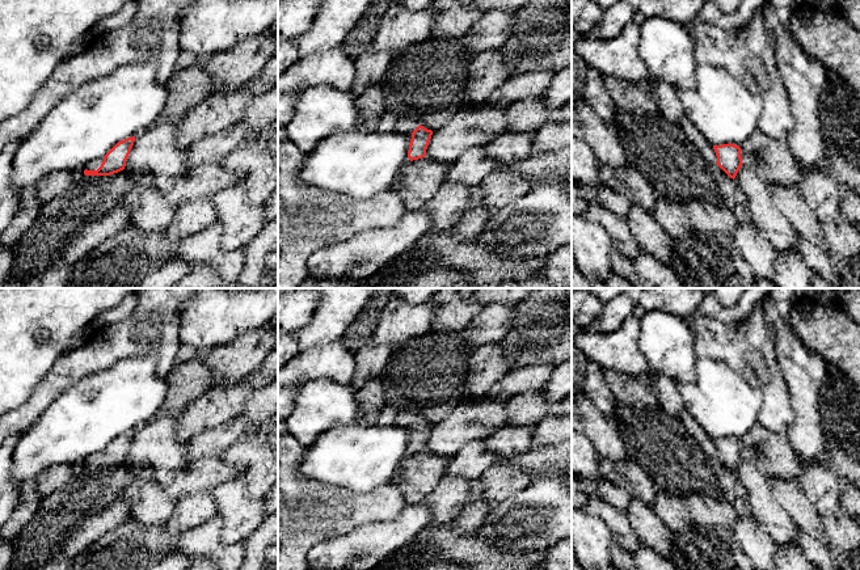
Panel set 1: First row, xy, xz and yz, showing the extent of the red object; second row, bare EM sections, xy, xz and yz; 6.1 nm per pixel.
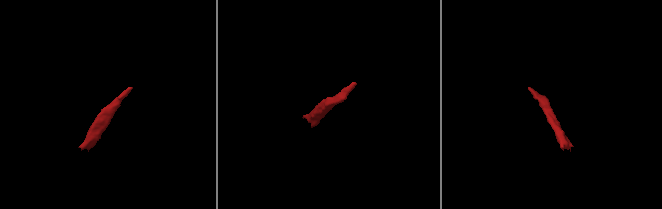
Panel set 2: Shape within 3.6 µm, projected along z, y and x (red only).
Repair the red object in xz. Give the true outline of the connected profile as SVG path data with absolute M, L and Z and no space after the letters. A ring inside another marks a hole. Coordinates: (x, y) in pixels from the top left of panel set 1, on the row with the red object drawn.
M399 118L395 130L397 132L408 131L412 134L408 157L410 161L418 160L426 156L426 149L431 139L433 131L425 128L418 119Z

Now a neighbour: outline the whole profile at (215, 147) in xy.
M236 124L216 135L210 135L195 142L186 149L187 169L210 161L222 162L229 152L246 139L250 131L252 130L243 124Z

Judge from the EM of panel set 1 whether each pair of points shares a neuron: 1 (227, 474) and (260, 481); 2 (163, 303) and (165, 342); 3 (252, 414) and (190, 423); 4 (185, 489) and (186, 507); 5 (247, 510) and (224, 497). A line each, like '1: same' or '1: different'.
1: different
2: same
3: different
4: different
5: same

